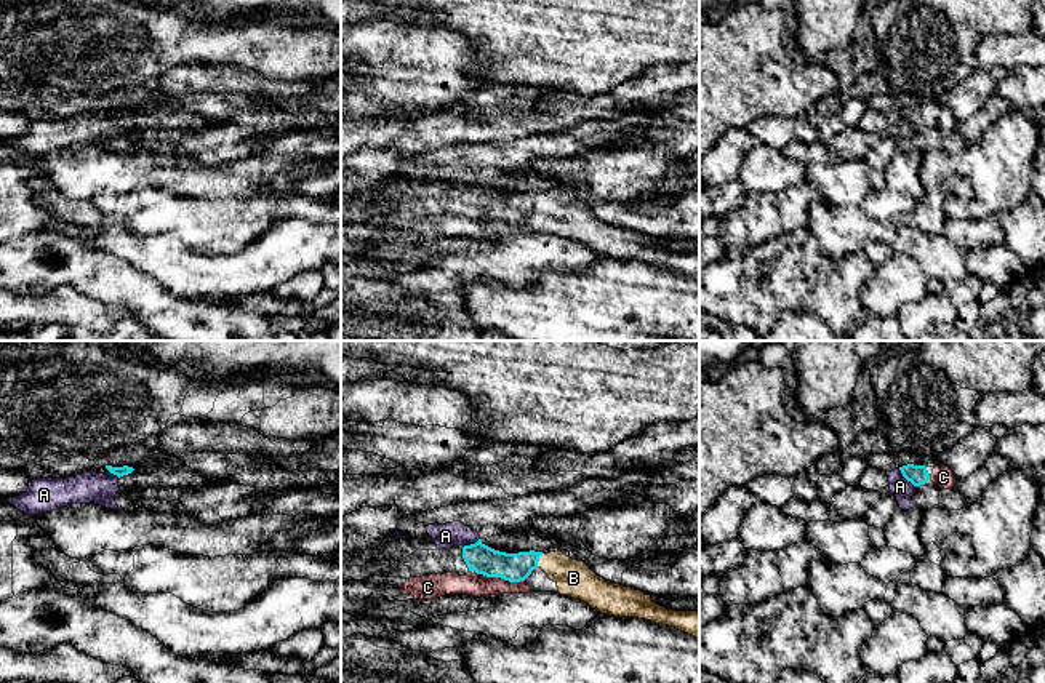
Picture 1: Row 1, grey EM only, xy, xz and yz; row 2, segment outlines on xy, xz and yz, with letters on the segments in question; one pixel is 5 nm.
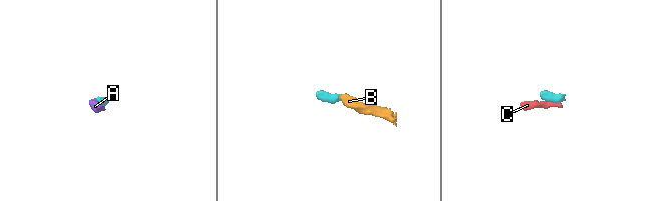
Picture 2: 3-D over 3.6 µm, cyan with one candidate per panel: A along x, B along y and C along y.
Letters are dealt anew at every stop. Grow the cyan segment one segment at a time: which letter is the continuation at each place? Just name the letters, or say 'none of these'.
B, C

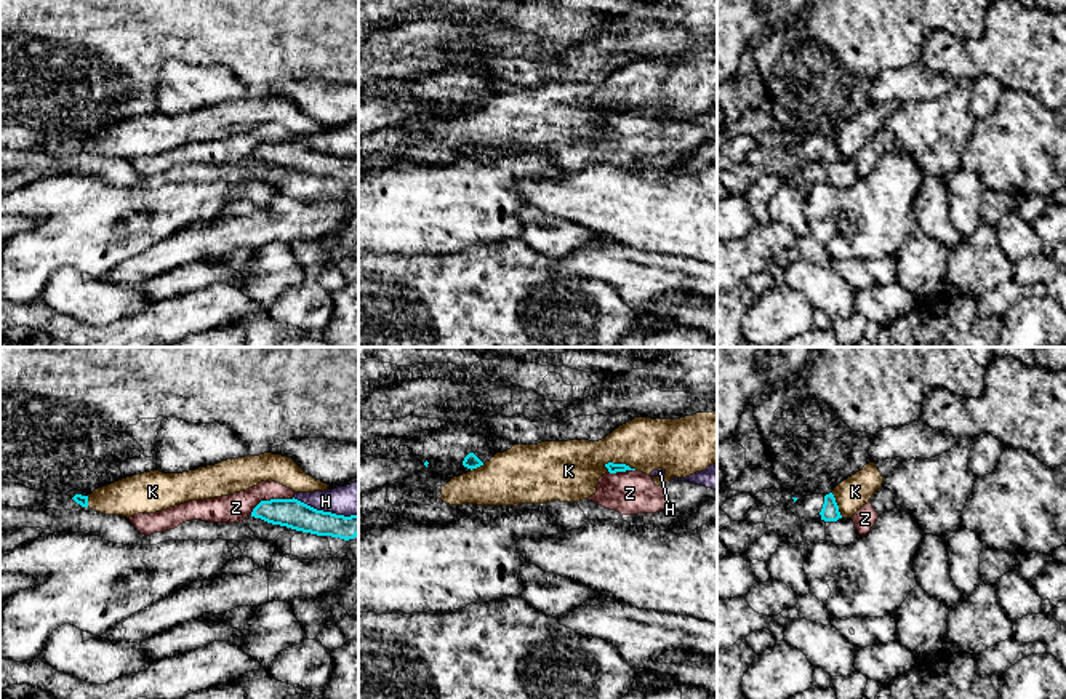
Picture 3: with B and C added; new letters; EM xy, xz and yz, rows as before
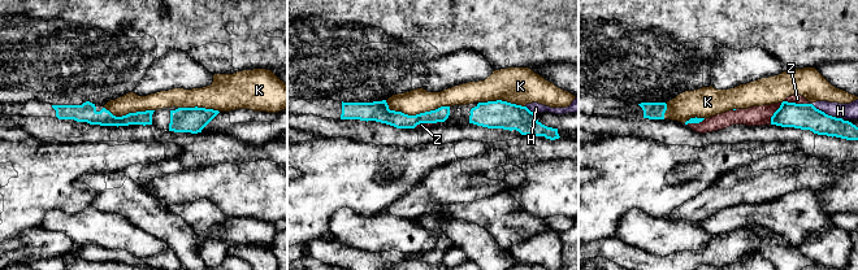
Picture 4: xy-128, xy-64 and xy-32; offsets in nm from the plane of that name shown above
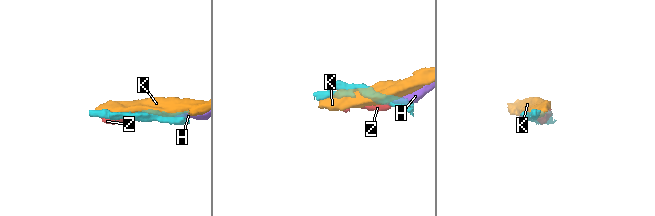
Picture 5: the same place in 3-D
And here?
none of these

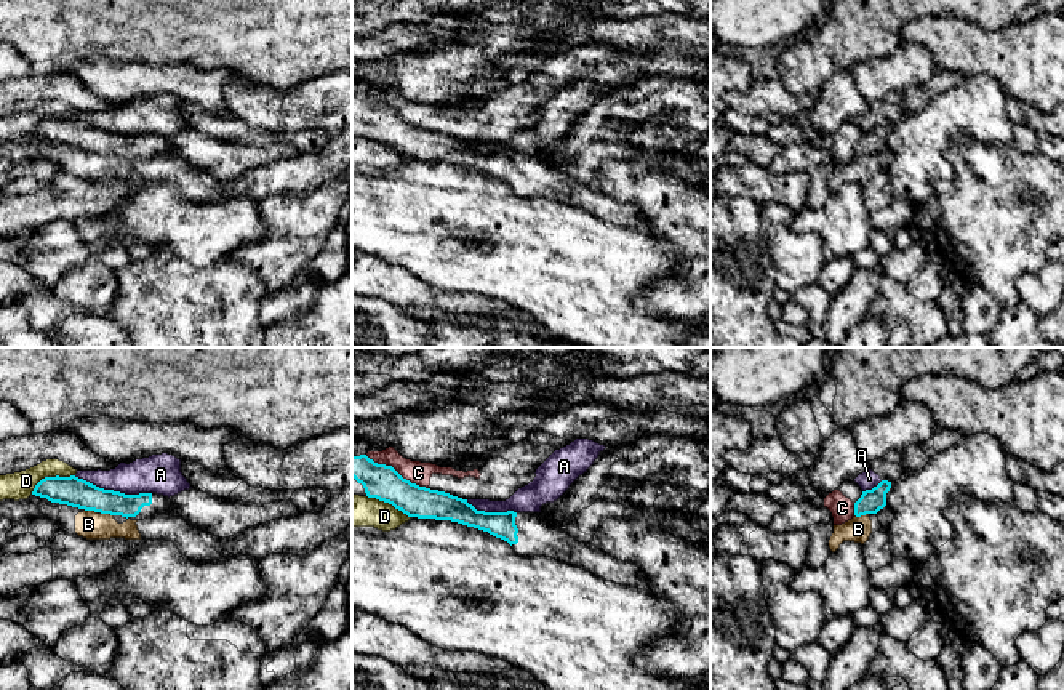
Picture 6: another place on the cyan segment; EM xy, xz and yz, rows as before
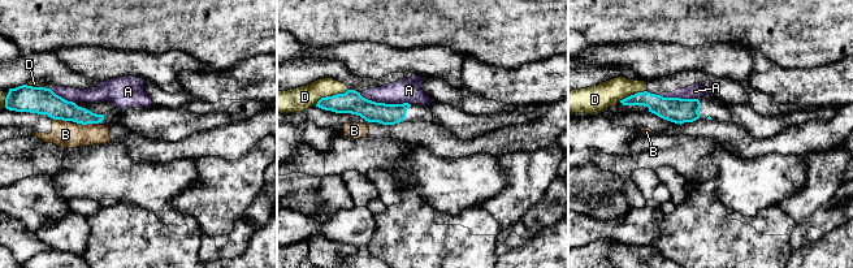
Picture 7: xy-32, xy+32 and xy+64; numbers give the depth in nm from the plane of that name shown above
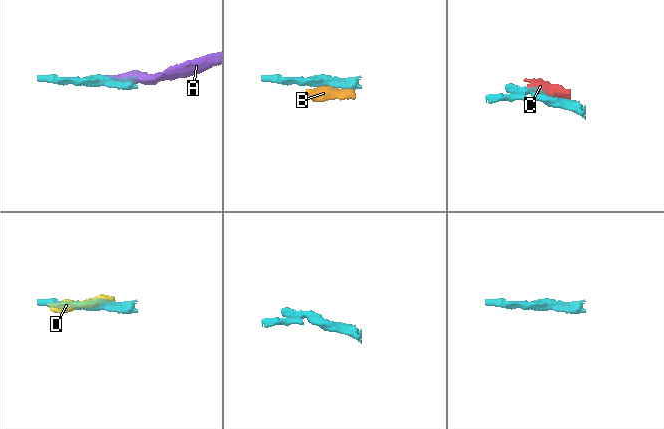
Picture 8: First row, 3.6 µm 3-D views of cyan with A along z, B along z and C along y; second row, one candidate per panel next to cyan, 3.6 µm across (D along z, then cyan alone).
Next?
none of these

